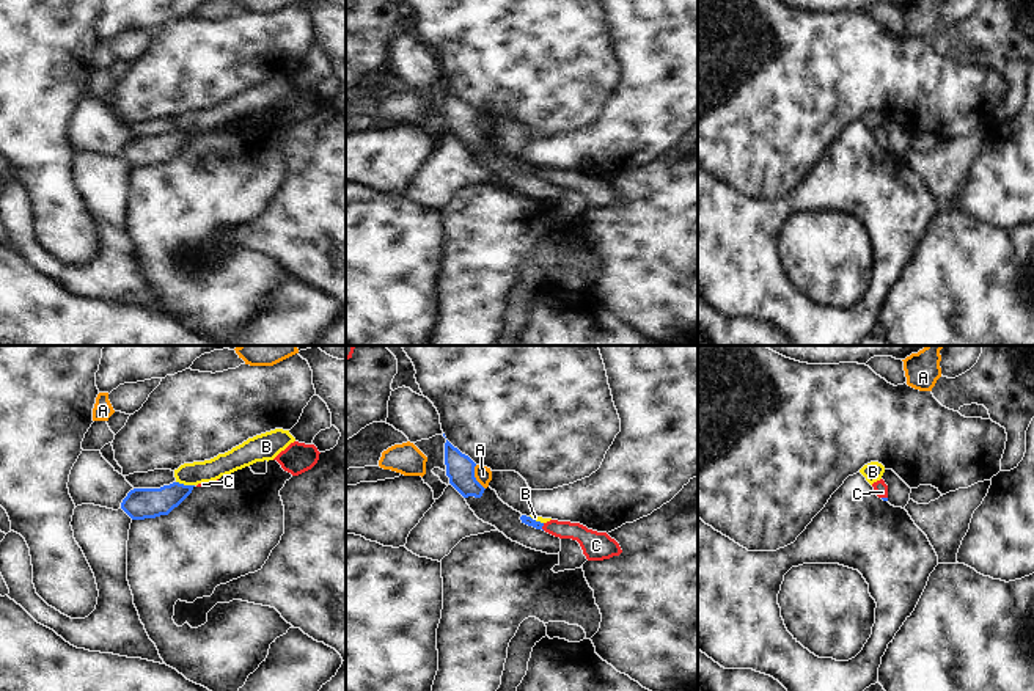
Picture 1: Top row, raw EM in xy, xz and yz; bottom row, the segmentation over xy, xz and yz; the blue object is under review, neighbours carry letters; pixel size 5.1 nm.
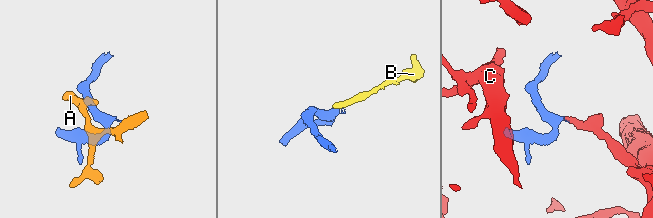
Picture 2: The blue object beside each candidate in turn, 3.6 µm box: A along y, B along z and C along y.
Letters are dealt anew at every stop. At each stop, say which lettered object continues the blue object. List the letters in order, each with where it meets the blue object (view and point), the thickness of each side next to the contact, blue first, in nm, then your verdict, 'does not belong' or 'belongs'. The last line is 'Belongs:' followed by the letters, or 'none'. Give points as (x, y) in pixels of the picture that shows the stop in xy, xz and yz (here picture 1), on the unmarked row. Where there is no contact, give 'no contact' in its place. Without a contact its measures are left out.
A: contact xz (475, 126); calibres 140 and 90 nm; does not belong
B: contact xy (186, 134); calibres 160 and 120 nm; does not belong
C: contact xz (542, 173); calibres 50 and 110 nm; belongs
Belongs: C

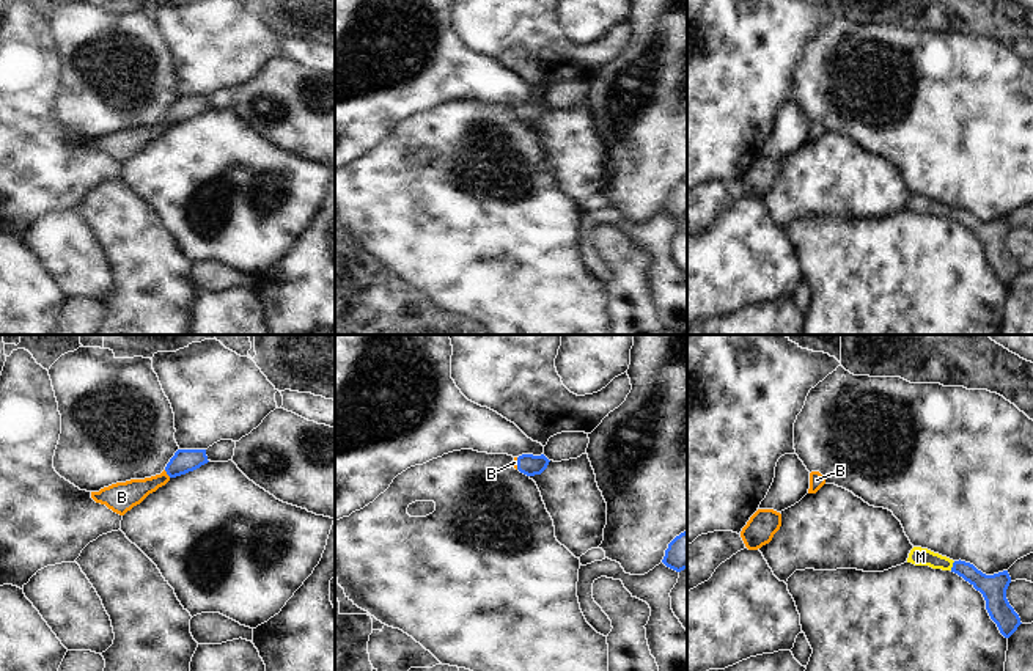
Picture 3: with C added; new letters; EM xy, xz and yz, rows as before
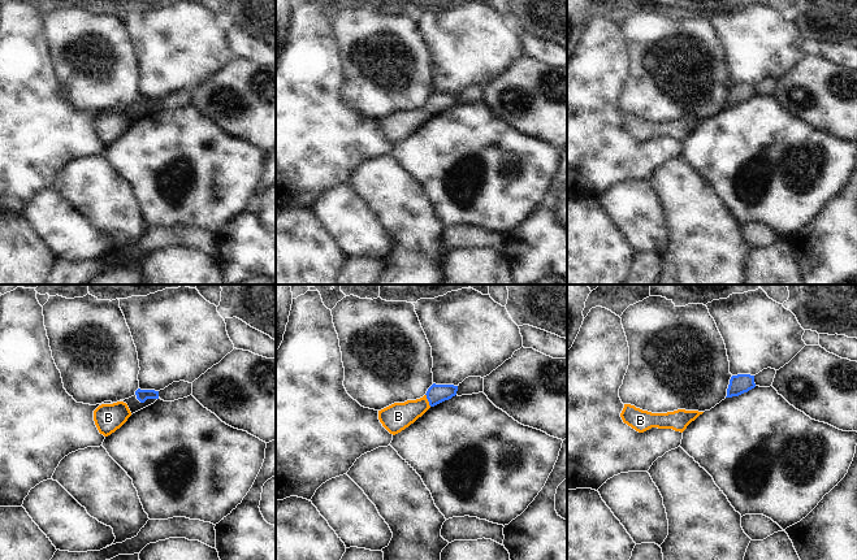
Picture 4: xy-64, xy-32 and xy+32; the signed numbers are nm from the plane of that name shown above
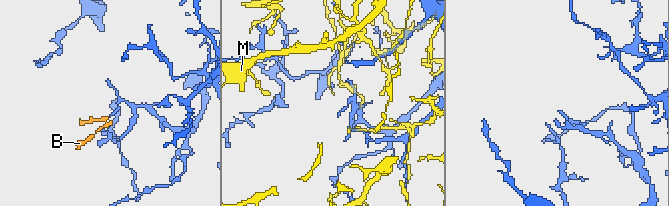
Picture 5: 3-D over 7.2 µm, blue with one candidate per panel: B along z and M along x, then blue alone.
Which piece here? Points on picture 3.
B: contact xy (167, 121); calibres 120 and 140 nm; belongs
M: contact yz (953, 214); calibres 130 and 100 nm; does not belong
Belongs: B

